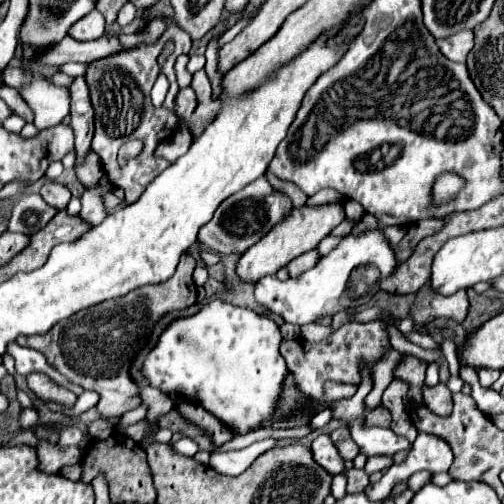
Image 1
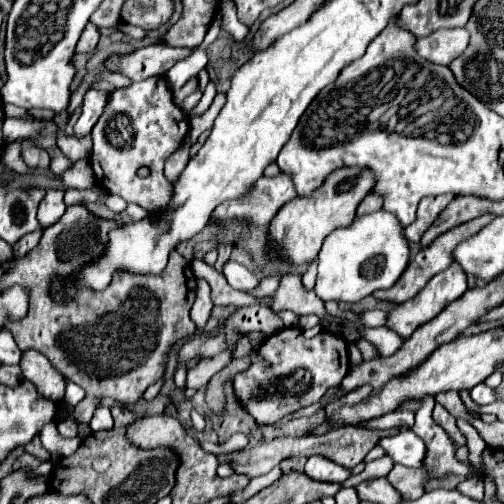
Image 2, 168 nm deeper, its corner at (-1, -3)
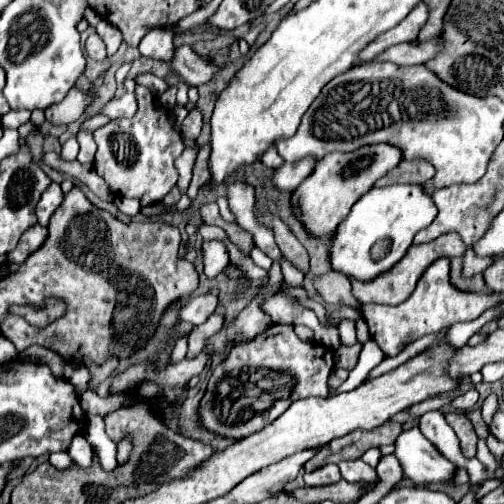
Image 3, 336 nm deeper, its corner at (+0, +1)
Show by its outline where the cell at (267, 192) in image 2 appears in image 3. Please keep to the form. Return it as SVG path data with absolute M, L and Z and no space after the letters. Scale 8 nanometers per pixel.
M304 158L300 162L284 162L280 168L274 170L272 174L272 182L280 192L292 192L300 186L300 182L310 176L314 170L314 160L312 158Z

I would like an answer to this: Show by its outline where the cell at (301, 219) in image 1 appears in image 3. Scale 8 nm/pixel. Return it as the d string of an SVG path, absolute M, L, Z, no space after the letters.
M372 144L348 154L332 152L324 156L316 164L312 176L308 176L308 180L304 180L300 188L292 192L290 198L292 210L310 236L314 238L330 236L338 228L338 224L348 216L354 202L362 194L366 194L374 186L374 182L380 180L386 172L390 172L398 162L400 162L400 150L388 144Z

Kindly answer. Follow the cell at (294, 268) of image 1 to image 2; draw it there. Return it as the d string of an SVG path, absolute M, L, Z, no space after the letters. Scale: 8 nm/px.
M287 274L281 278L279 288L273 292L273 298L271 298L271 310L273 310L273 314L291 310L299 316L303 316L303 314L327 316L327 312L323 308L323 300L313 290L307 292L303 288L299 274Z

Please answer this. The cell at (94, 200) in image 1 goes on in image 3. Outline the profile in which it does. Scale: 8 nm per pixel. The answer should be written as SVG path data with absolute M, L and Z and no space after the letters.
M70 138L68 142L62 144L62 158L64 160L76 160L76 156L78 156L78 140Z

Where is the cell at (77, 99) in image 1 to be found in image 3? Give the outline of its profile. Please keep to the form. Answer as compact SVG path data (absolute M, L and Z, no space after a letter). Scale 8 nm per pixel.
M124 94L120 98L110 98L100 114L108 116L108 118L122 118L122 116L132 116L136 112L136 98L134 94Z

